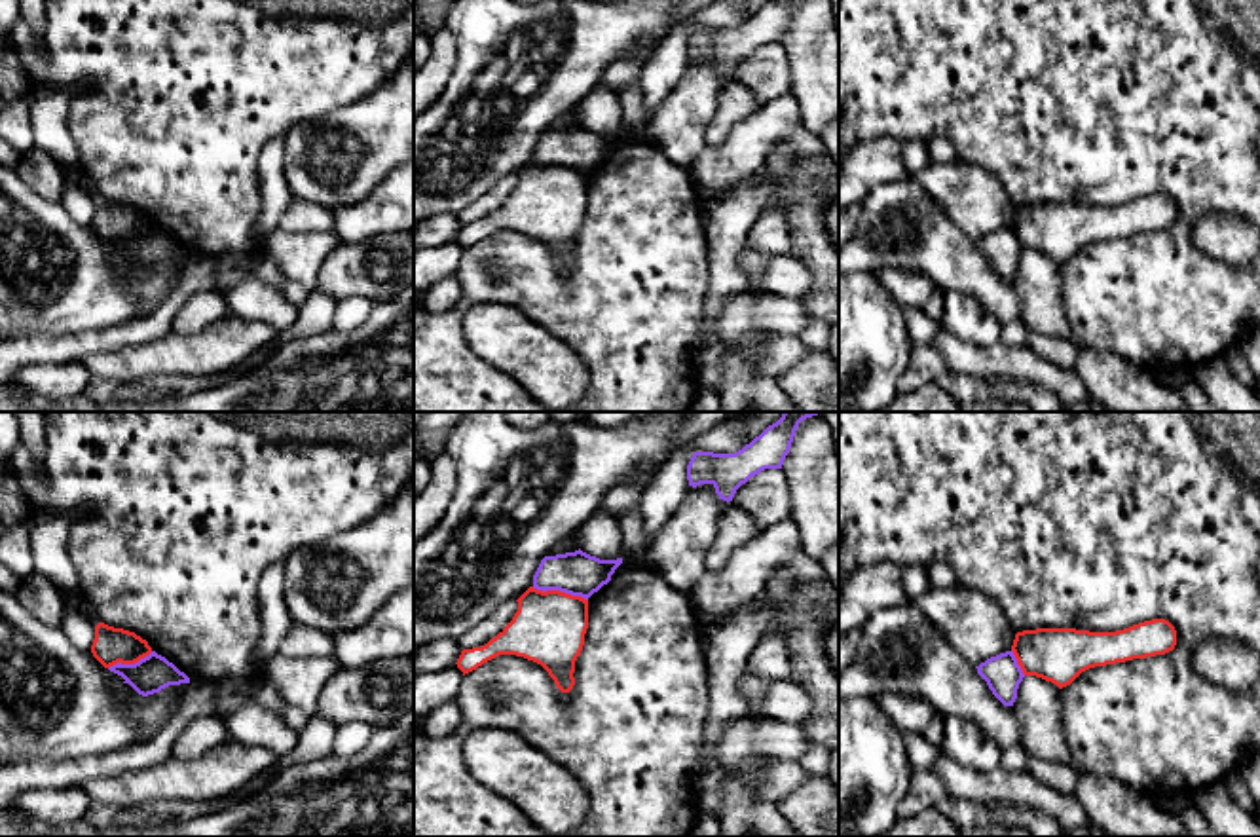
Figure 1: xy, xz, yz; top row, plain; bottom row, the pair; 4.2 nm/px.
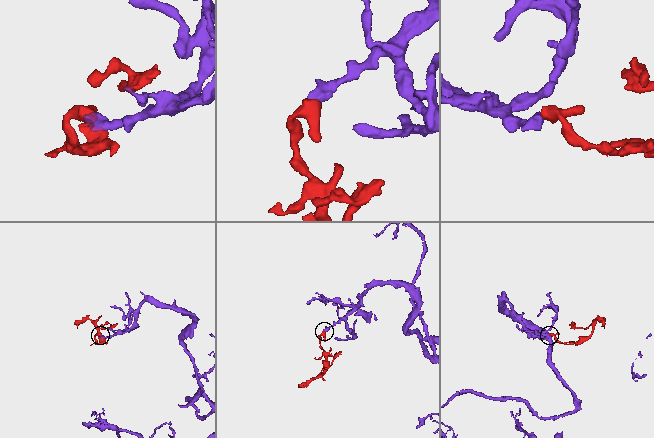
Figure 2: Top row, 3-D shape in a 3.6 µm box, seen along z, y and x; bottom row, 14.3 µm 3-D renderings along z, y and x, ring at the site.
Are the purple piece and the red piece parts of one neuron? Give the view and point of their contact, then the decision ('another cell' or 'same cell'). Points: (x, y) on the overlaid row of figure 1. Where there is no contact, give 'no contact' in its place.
xz (560, 591) | another cell

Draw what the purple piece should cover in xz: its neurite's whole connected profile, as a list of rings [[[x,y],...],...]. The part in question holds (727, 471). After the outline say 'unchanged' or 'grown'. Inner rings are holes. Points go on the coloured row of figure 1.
[[[784,412],[759,437],[734,454],[695,452],[687,465],[689,486],[712,484],[723,501],[732,501],[736,490],[765,469],[782,469],[795,431],[818,412]]]; unchanged

